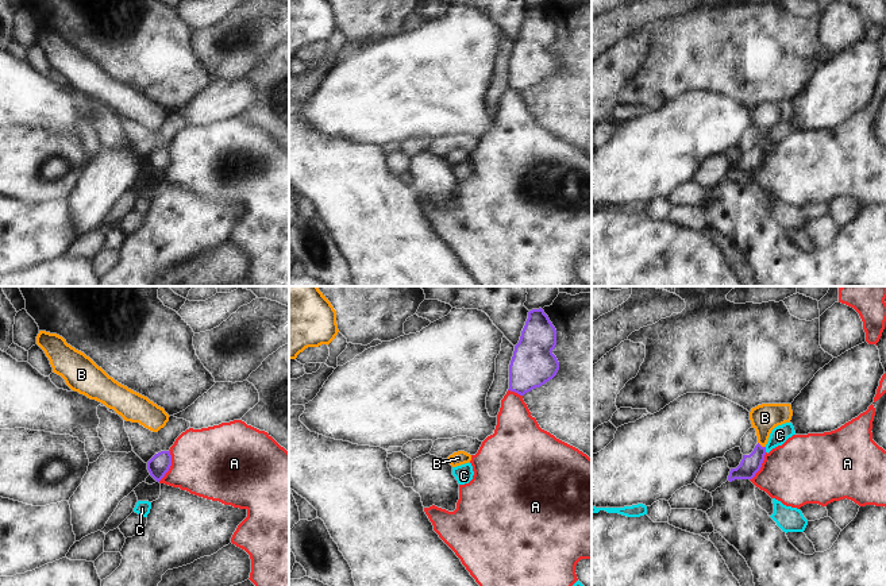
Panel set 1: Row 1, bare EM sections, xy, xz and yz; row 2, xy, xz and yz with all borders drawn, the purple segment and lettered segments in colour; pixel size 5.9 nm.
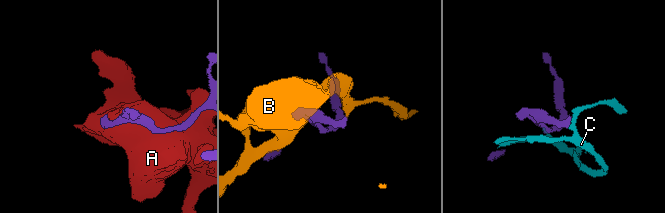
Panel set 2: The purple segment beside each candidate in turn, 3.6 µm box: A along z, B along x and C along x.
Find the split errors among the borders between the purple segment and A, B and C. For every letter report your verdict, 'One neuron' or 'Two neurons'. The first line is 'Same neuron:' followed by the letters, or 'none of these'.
Same neuron: B
A: Two neurons
B: One neuron
C: Two neurons.

